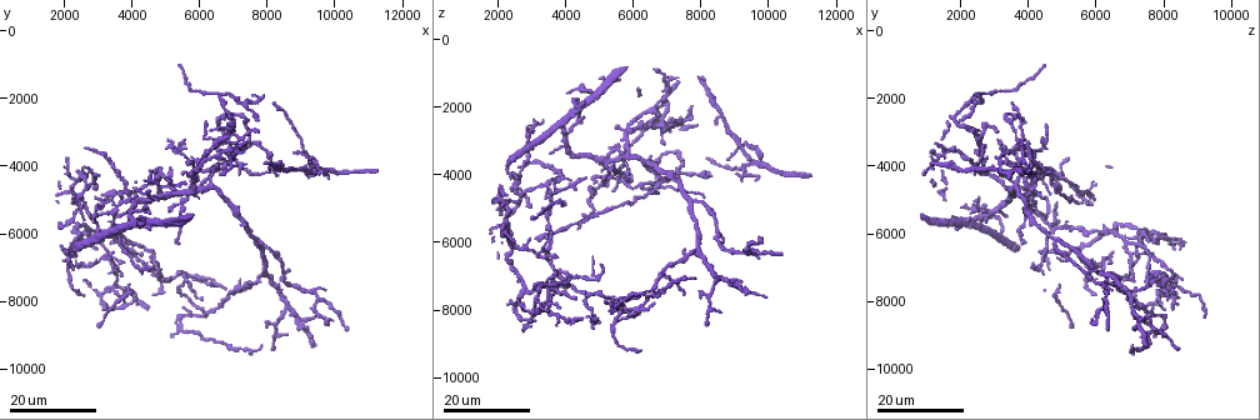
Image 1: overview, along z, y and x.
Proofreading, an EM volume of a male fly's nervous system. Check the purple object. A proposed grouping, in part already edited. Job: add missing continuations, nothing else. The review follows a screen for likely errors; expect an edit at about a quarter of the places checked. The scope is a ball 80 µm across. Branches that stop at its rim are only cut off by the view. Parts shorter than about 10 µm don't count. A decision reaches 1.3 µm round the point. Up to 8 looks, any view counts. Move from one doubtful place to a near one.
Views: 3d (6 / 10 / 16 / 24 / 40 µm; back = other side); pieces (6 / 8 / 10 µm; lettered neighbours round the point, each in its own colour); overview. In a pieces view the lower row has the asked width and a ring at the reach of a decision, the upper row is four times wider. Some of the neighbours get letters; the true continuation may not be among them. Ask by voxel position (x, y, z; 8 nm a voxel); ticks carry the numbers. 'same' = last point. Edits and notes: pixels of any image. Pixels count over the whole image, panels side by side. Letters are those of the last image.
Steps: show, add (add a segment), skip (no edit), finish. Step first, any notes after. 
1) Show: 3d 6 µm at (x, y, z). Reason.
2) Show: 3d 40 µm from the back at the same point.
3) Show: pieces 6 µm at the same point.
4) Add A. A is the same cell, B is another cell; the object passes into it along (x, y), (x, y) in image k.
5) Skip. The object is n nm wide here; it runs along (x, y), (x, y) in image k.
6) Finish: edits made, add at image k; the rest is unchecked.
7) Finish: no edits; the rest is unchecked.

Show: 3d 16 µm at (6600, 2700, 3900). Tapers out.

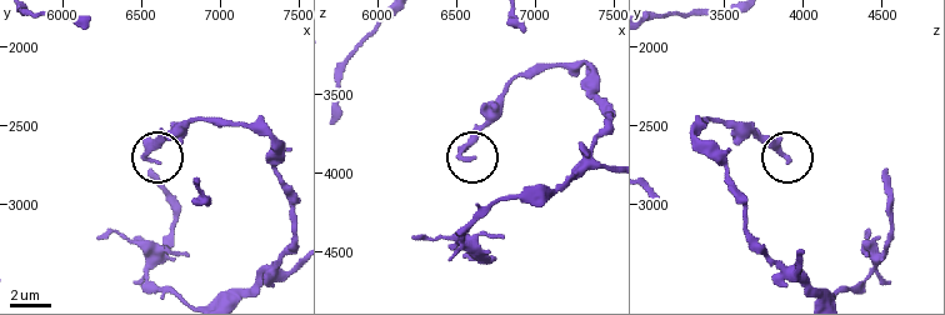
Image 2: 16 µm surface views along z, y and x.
Show: pieces 8 µm at (6600, 2740, 3900).

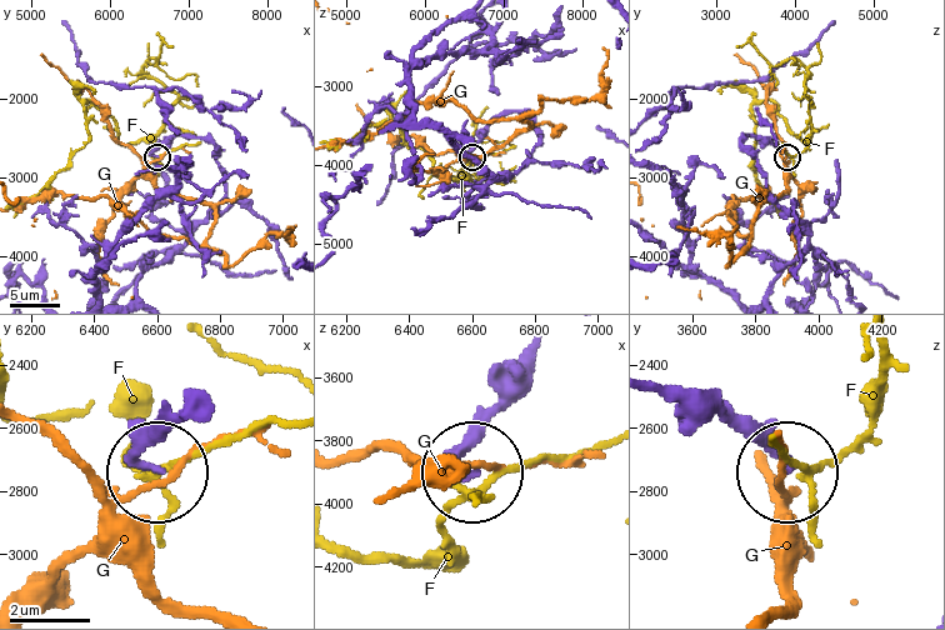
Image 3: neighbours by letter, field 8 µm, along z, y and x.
Skip. The object is 200 nm wide here; F and G are other cells; it runs along (653, 388), (703, 391), (783, 468) in image 3; no lettered segment goes on from it.

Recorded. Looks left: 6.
Show: 3d 24 µm at (7200, 4300, 2400). Tapers out.

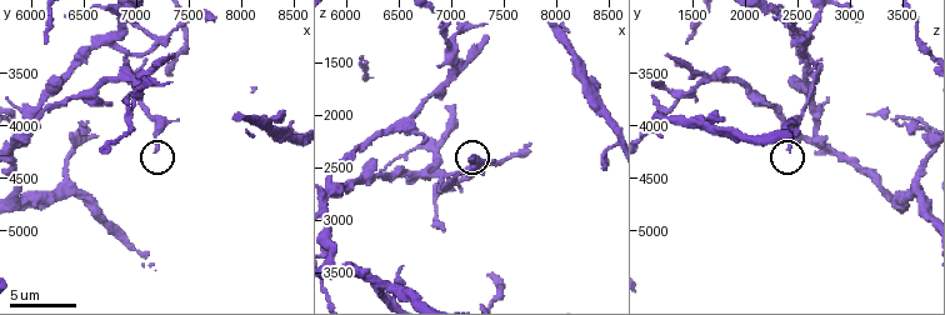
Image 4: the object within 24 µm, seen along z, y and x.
Show: pieces 10 µm at (7220, 4220, 2420). What lies round it.

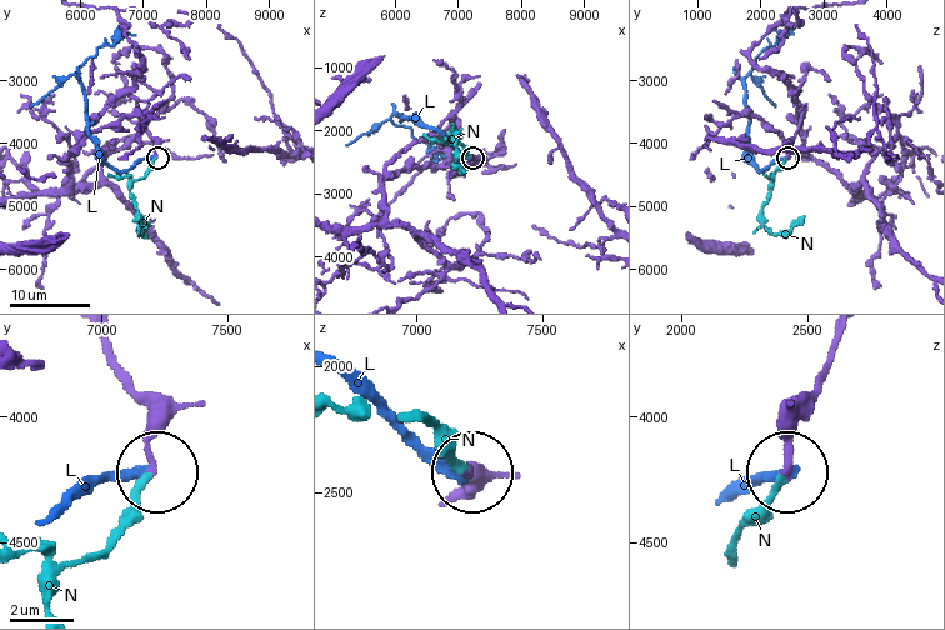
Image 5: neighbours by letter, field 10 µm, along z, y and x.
Add N. The object is 200 nm wide here; N is the same cell, L is another cell; the object passes into it along (444, 495), (460, 469), (444, 439), (420, 423) in image 5; the cell continues.

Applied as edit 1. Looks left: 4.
Show: overview. See it whole again.

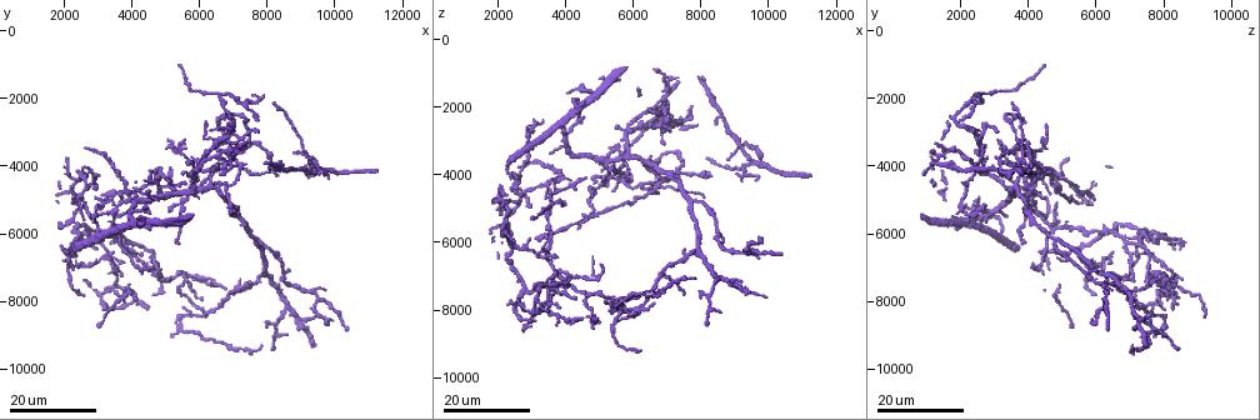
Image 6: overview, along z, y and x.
Show: 3d 24 µm at (8100, 4200, 4600). Thin end.

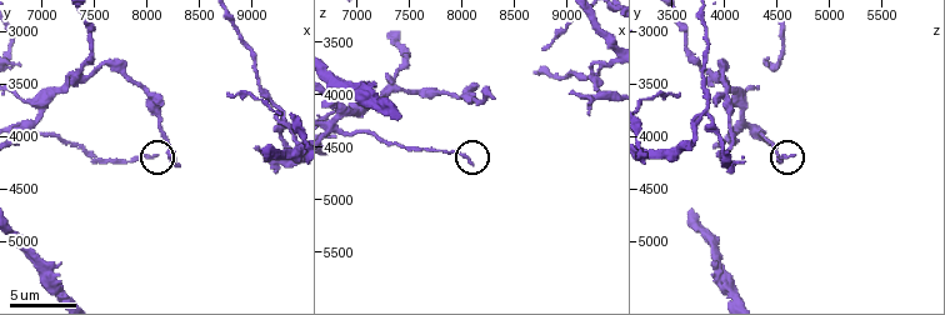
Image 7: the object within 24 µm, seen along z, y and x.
Show: pieces 6 µm at (8080, 4200, 4680).

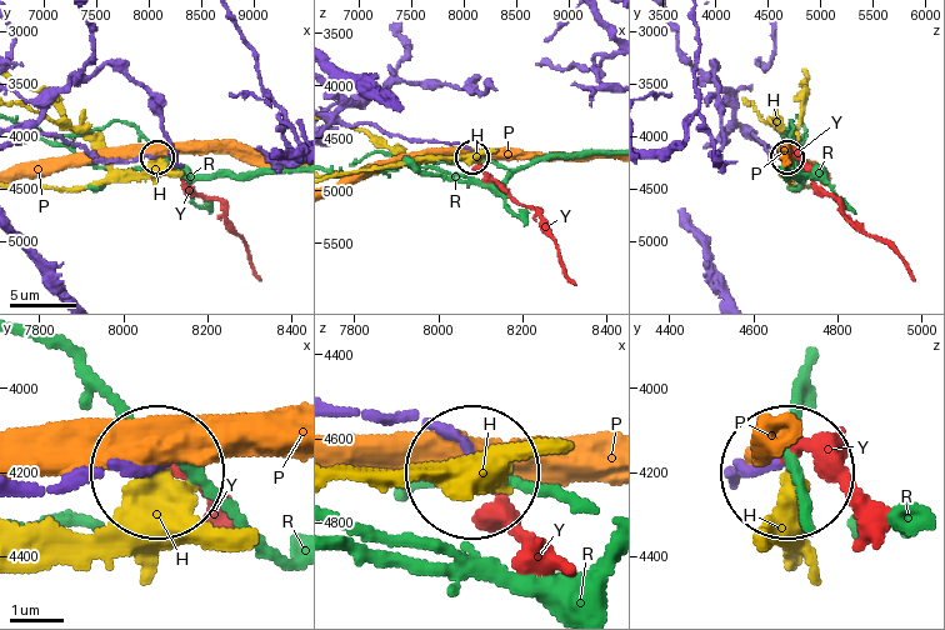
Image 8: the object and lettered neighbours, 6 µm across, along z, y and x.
Add Y. The object is 140 nm wide here; Y is the same cell, H, P and R are other cells; the cell continues.

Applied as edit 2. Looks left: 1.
Show: pieces 6 µm at (8280, 4260, 4020). Branch stops here.

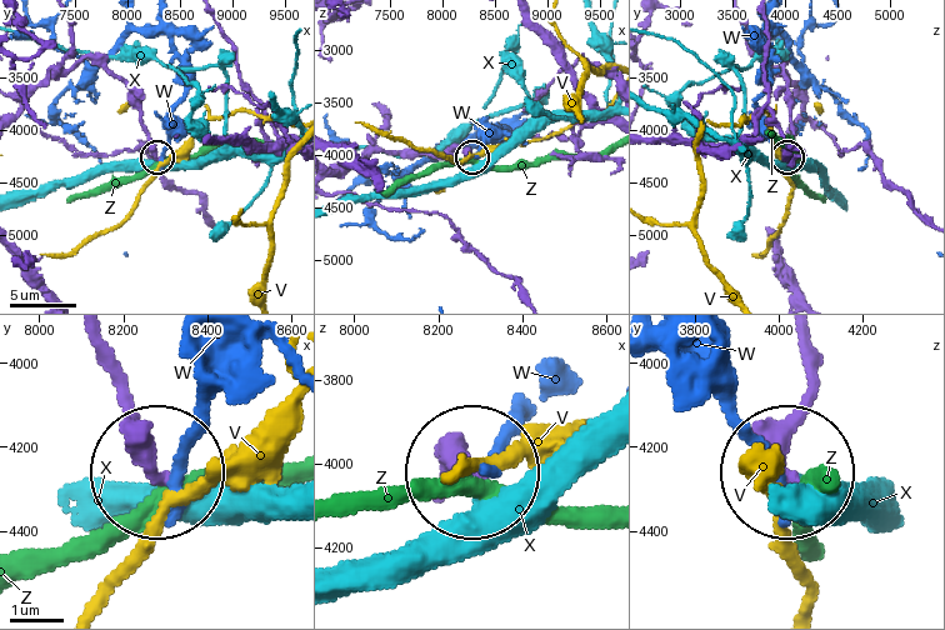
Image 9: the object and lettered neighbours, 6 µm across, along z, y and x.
Skip. V, W, X and Z are other cells; it runs along (20, 110), (34, 90), (95, 56), (126, 86), (158, 156) in image 9; no lettered segment goes on from it.

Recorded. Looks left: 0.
Finish: edits made, add at image 5, add at image 8; the rest is unchecked.

